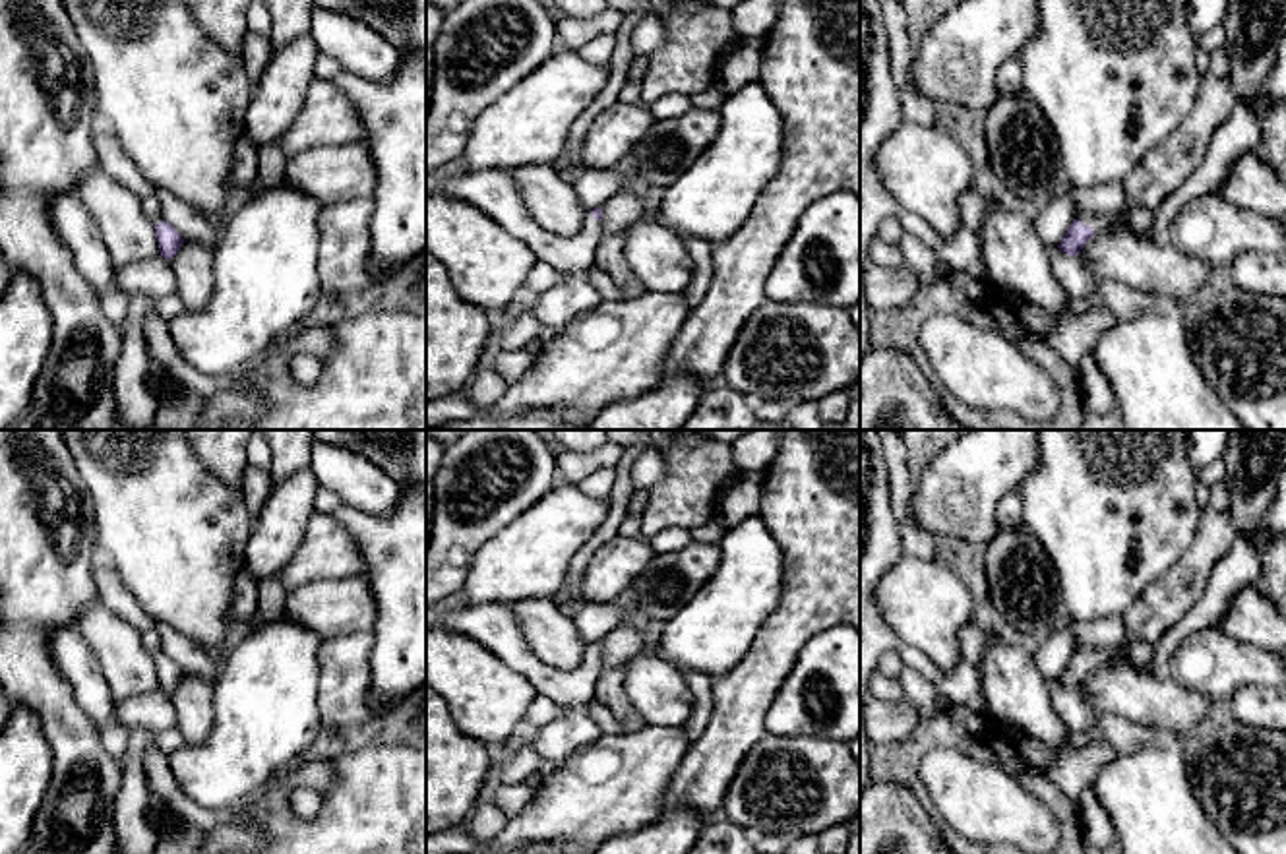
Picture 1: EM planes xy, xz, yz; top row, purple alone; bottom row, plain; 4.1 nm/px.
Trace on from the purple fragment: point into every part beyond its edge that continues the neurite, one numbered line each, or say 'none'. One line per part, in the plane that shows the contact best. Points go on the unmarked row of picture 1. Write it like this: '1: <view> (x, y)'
1: yz (1114, 655)

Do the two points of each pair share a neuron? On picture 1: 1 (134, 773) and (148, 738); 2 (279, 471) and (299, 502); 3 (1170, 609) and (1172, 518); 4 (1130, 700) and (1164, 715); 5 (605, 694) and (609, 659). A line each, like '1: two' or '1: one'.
1: one
2: two
3: two
4: one
5: two

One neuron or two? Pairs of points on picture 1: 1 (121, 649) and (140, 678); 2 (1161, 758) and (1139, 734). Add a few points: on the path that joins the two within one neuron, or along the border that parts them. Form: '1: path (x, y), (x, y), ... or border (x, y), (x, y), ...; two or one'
1: path (122, 657), (132, 670); one
2: border (1159, 736), (1137, 748), (1118, 752), (1106, 765); two

